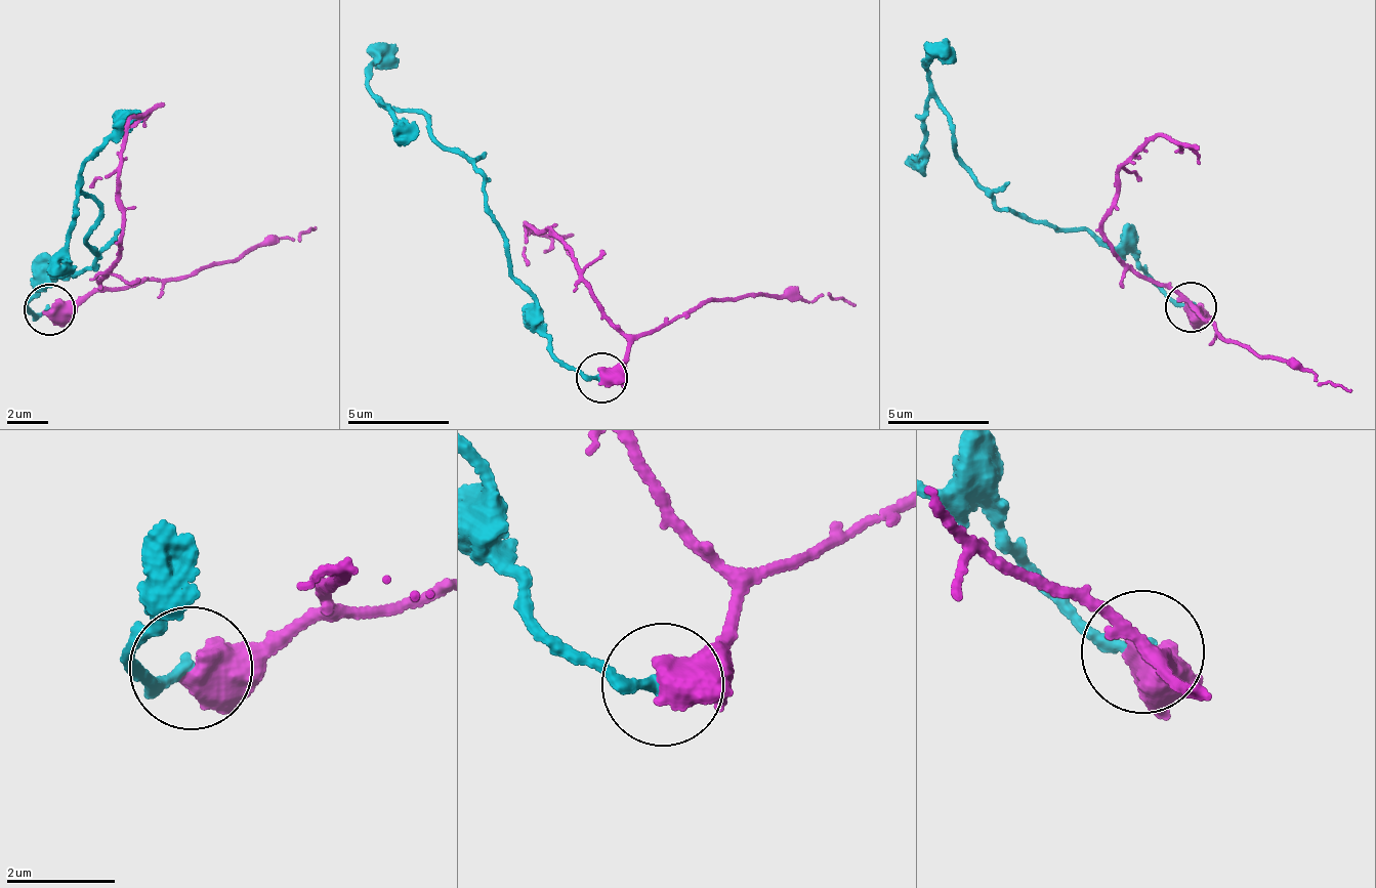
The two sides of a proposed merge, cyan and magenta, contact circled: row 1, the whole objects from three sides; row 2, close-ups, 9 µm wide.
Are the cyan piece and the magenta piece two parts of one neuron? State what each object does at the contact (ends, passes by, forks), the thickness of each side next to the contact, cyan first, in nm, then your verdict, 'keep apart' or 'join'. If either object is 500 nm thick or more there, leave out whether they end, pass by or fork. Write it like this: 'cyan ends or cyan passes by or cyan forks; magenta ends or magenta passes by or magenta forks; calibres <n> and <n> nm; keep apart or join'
calibres 220 and 650 nm; keep apart

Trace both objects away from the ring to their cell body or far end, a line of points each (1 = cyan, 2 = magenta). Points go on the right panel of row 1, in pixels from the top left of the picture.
1: (1193, 305), (1128, 251), (993, 202), (932, 98), (927, 60), (945, 46)
2: (1193, 305), (1131, 266), (1105, 236), (1116, 165), (1137, 148), (1158, 135), (1180, 142), (1199, 166)

